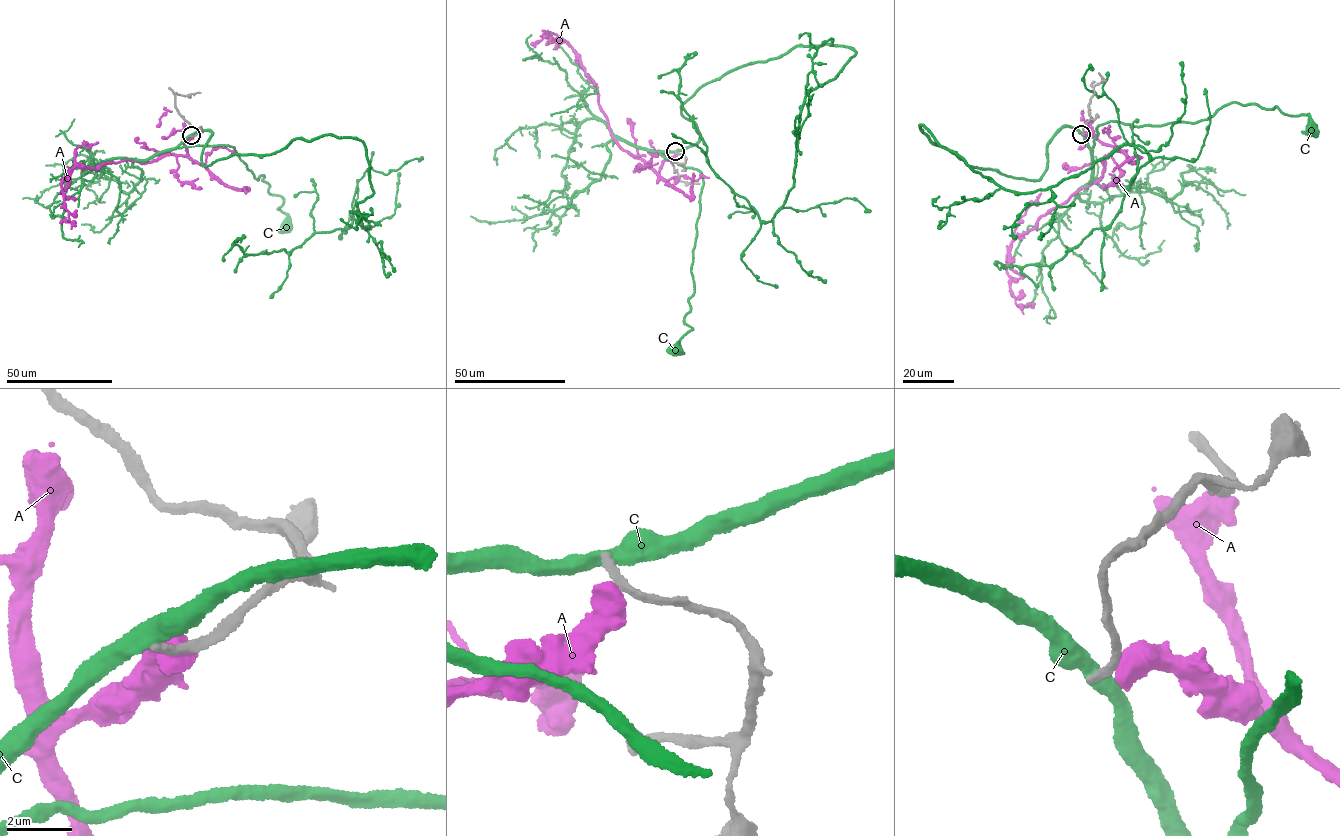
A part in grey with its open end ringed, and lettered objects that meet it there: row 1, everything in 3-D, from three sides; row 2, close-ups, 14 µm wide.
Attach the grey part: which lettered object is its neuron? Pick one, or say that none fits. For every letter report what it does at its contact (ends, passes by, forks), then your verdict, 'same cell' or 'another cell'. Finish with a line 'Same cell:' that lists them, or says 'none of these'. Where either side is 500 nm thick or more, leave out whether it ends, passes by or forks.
A: another cell
C: another cell
Same cell: none of these

